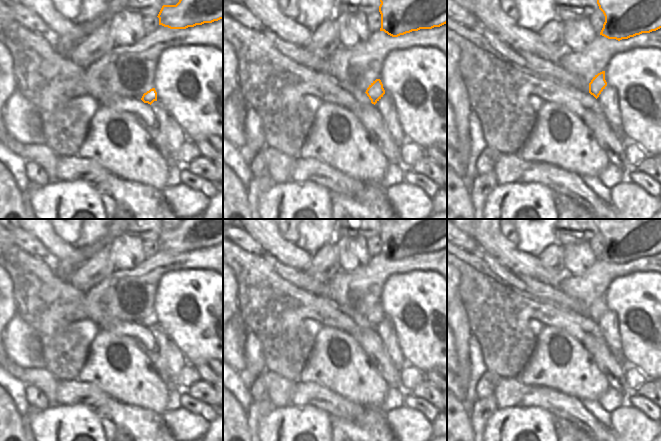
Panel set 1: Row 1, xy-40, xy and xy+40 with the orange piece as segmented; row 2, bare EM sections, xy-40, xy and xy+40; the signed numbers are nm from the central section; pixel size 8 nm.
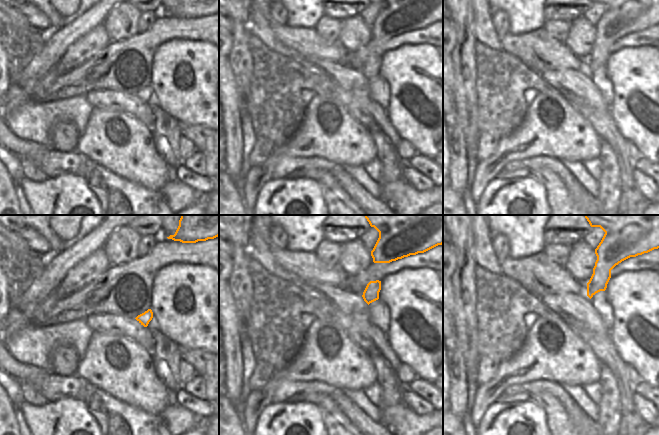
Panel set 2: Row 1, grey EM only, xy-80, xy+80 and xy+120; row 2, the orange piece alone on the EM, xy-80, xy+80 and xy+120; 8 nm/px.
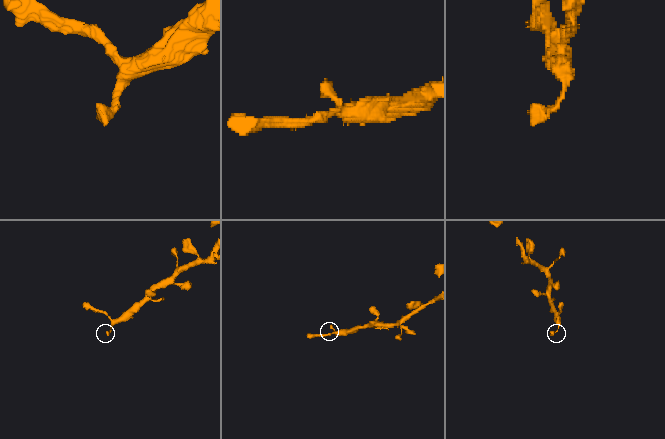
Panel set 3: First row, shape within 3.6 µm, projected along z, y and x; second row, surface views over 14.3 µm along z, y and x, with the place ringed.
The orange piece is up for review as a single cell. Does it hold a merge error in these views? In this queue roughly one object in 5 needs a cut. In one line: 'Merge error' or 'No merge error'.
No merge error.

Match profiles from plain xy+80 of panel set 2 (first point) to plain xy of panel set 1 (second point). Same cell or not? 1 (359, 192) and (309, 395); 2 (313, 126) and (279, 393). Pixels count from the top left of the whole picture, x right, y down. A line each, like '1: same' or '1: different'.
1: same
2: different

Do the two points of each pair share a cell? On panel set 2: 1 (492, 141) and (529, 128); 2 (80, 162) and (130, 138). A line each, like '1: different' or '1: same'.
1: different
2: different

